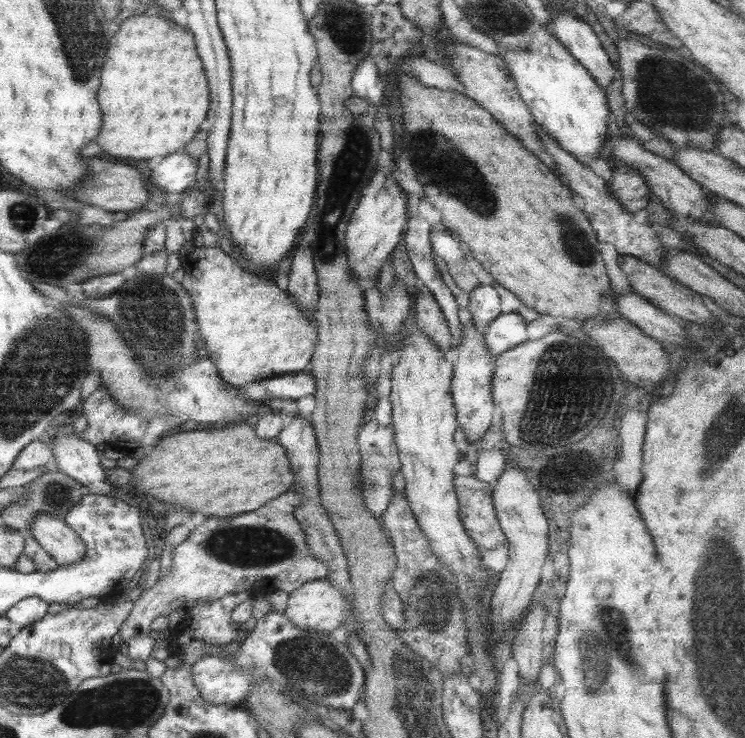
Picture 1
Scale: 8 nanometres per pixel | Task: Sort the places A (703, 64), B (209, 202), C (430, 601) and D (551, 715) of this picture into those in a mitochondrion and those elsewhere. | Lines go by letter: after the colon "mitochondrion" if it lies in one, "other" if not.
A: other
B: other
C: mitochondrion
D: other

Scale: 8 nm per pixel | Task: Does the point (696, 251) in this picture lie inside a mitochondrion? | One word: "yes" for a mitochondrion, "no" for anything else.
no

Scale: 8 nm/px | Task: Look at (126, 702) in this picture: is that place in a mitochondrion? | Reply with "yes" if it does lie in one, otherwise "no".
yes

